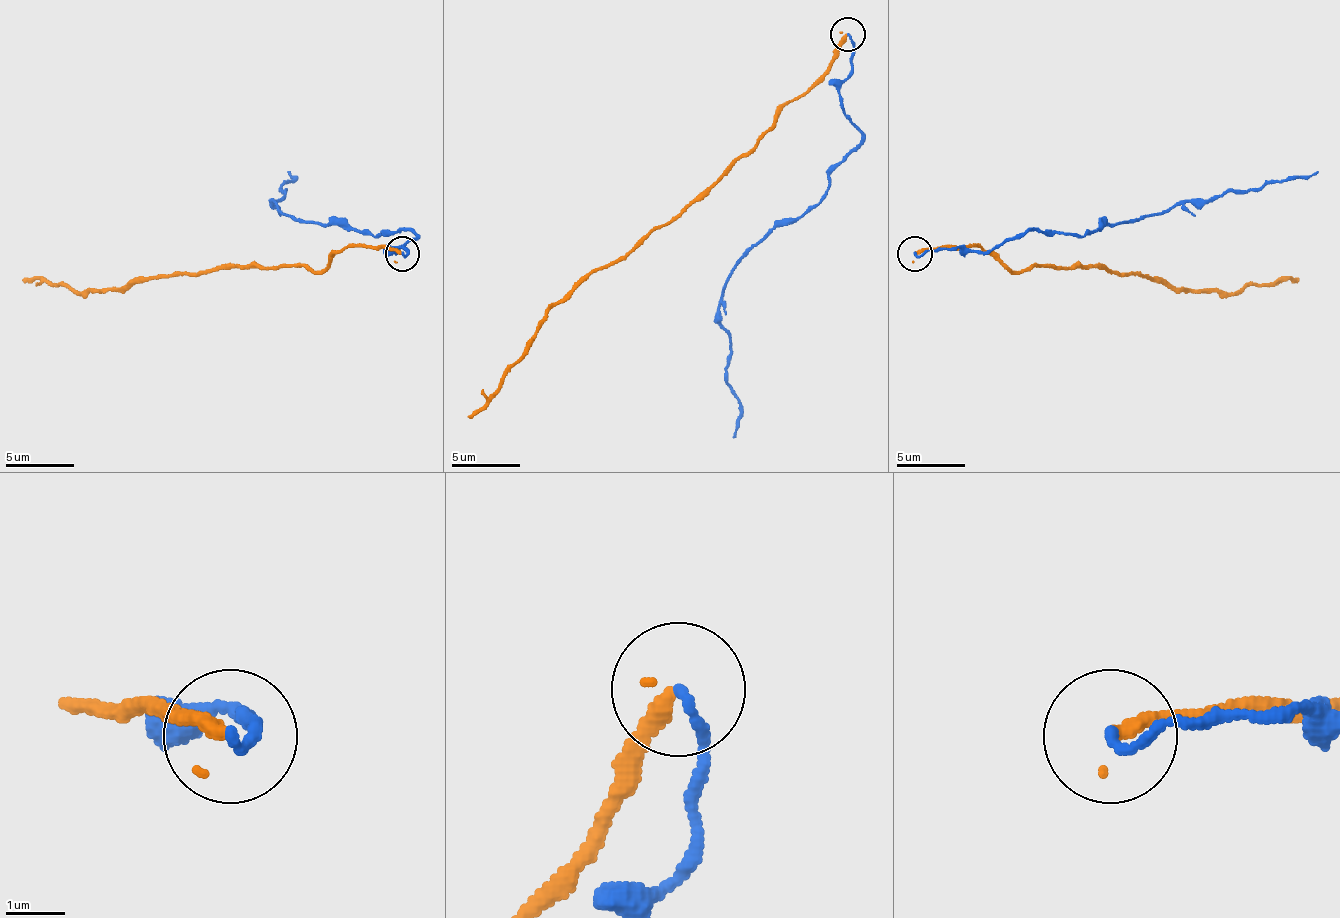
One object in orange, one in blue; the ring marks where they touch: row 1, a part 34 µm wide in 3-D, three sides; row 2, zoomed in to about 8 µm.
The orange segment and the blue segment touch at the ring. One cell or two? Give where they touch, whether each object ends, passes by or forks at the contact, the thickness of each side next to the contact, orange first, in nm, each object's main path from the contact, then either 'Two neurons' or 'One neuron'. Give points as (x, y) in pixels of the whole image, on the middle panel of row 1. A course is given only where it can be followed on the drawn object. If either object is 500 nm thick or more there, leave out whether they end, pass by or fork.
Place: (848, 34). At the ring orange ends. At the ring blue ends. Thickness 260 nm (orange) against 160 nm. Course of orange: (847, 33), (833, 64), (788, 102), (754, 147), (623, 257), (589, 271), (547, 312), (530, 350), (468, 415). Course of blue: (847, 33), (840, 109), (861, 143), (819, 202), (781, 219), (723, 291), (733, 436). Two neurons

